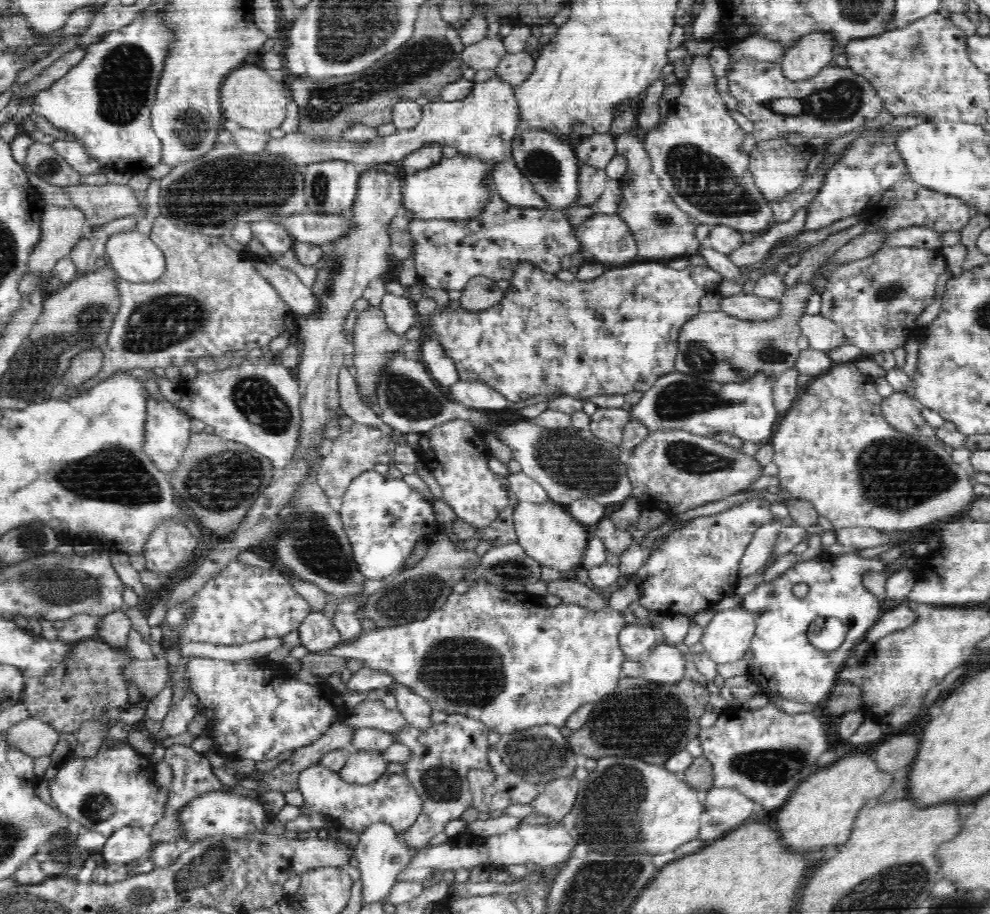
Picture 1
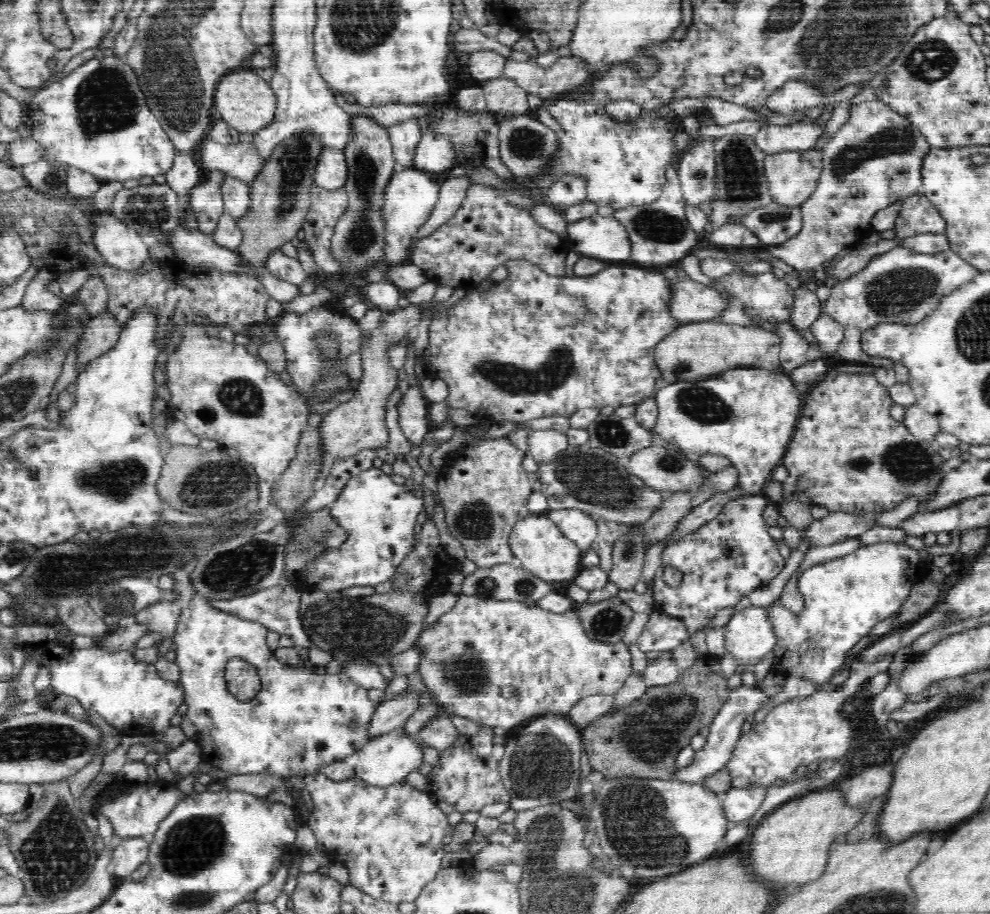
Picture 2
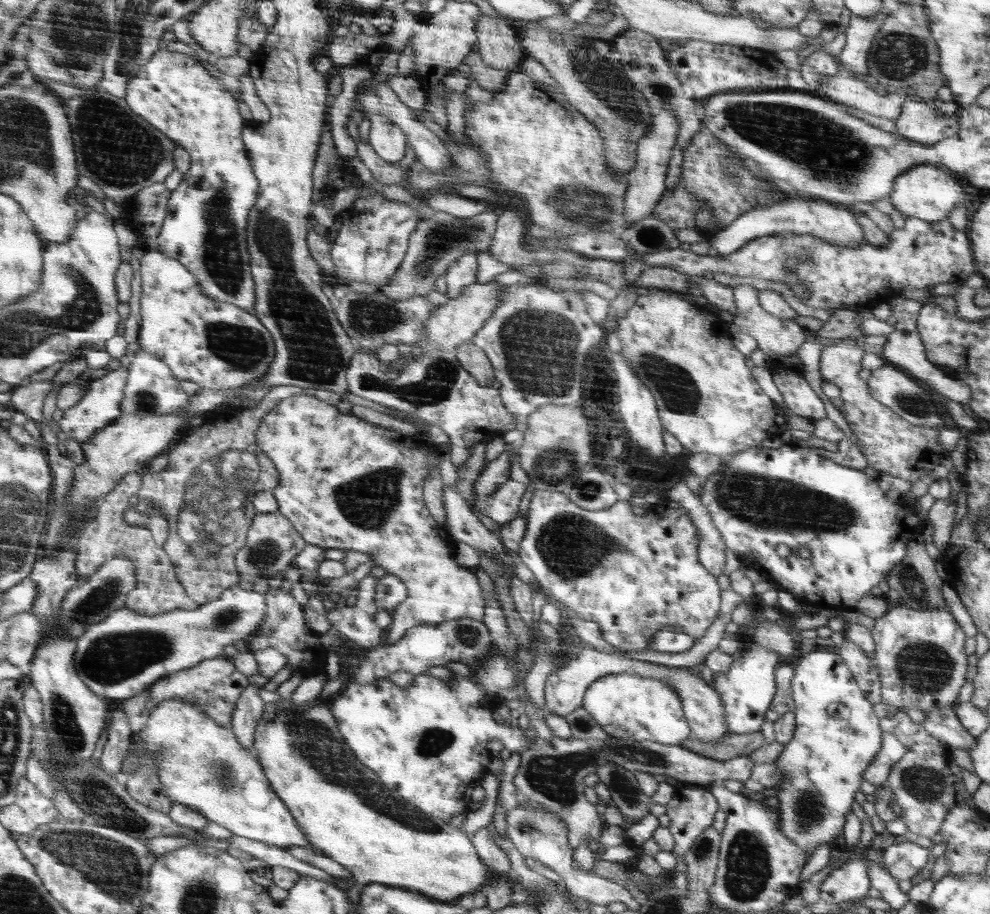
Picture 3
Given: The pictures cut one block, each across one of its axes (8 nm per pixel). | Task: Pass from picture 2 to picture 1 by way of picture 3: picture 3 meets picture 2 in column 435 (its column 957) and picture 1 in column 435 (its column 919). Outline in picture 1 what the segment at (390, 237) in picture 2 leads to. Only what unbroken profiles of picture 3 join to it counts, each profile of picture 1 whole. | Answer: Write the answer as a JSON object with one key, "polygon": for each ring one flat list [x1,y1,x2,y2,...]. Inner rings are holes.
{"polygon":[[456,153,452,158,443,158,432,169,403,175,402,210,412,211,412,219,469,221,470,218,476,218,484,212,492,197,492,172,497,163]]}

